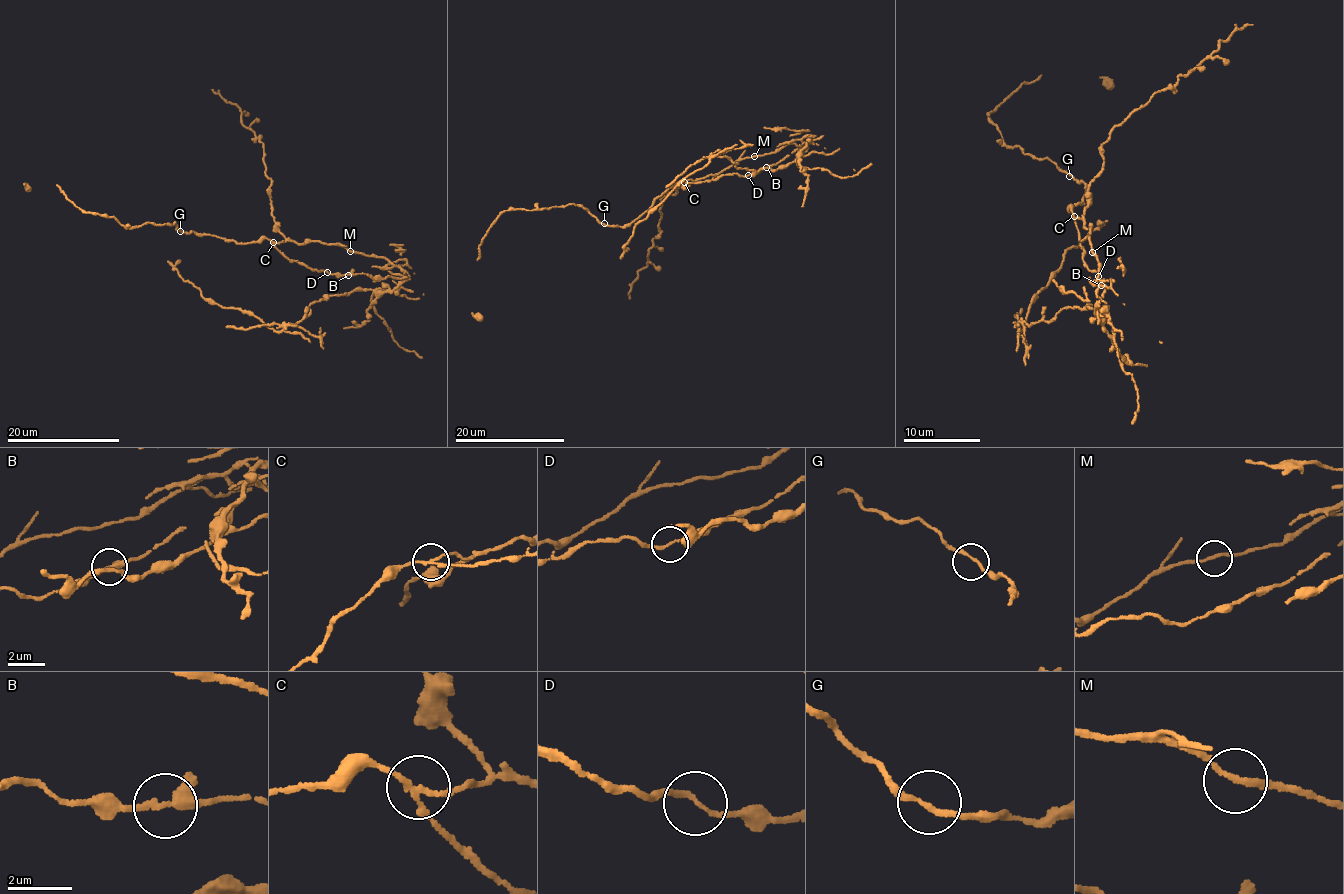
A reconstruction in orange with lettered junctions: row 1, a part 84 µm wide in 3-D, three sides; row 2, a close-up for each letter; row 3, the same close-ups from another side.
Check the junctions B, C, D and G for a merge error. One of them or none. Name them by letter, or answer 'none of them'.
C

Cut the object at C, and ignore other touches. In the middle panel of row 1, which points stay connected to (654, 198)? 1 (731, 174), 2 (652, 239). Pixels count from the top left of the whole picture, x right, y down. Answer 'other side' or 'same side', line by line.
1: same side
2: other side

